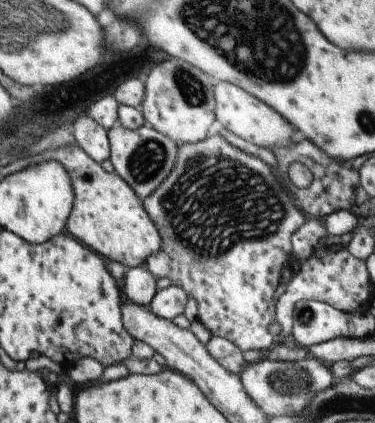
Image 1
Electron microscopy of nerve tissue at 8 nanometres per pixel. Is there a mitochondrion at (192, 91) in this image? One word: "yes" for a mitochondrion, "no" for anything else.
yes

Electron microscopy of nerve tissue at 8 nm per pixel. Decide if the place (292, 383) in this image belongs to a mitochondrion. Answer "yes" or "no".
yes

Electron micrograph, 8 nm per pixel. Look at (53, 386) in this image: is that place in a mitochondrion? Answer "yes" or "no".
no

